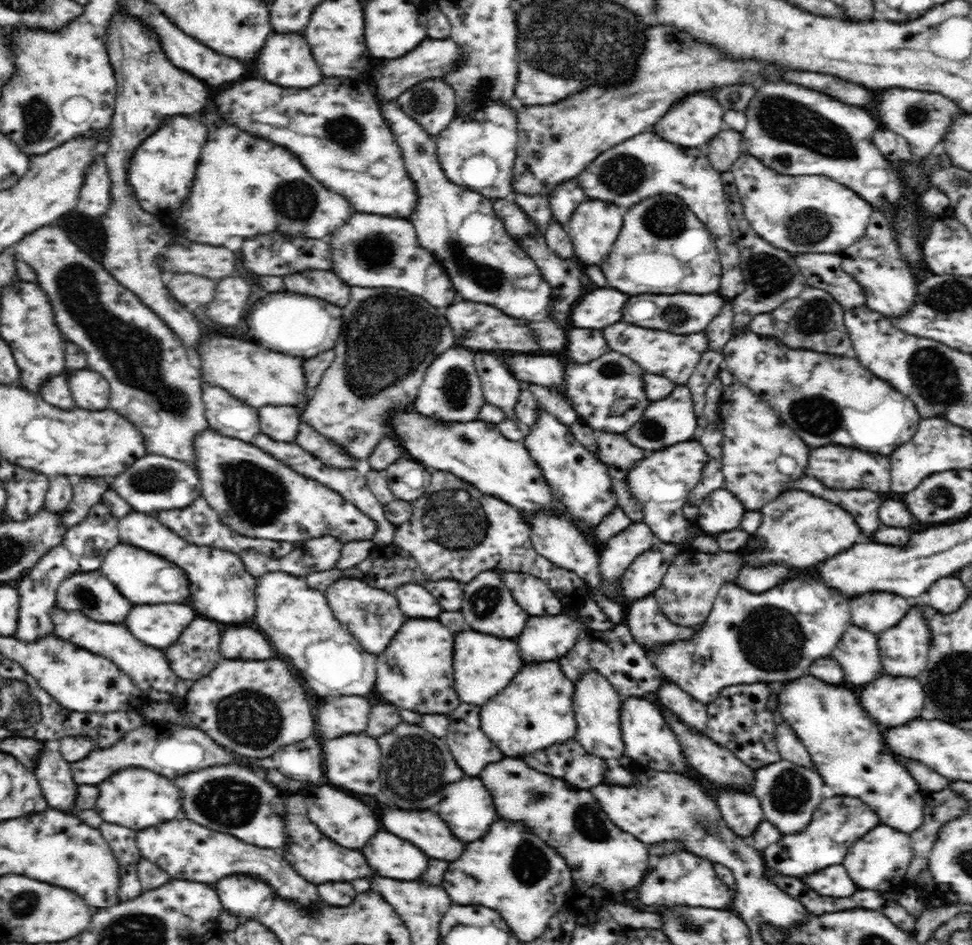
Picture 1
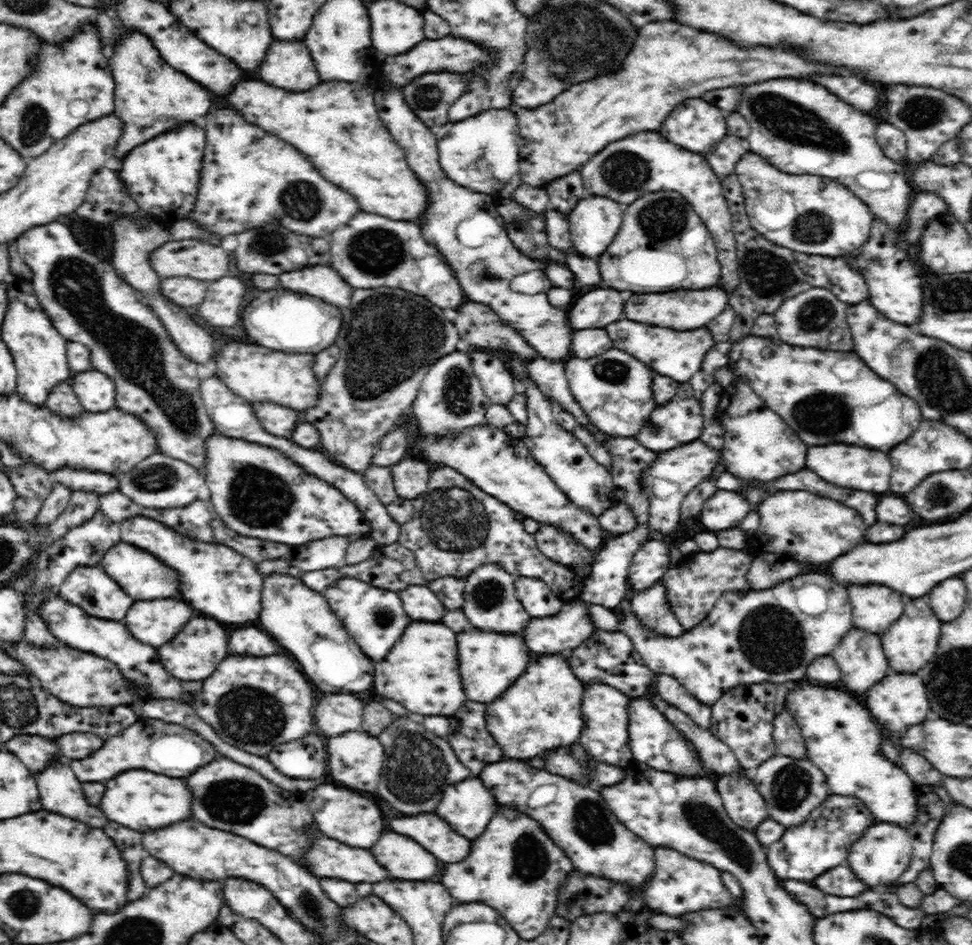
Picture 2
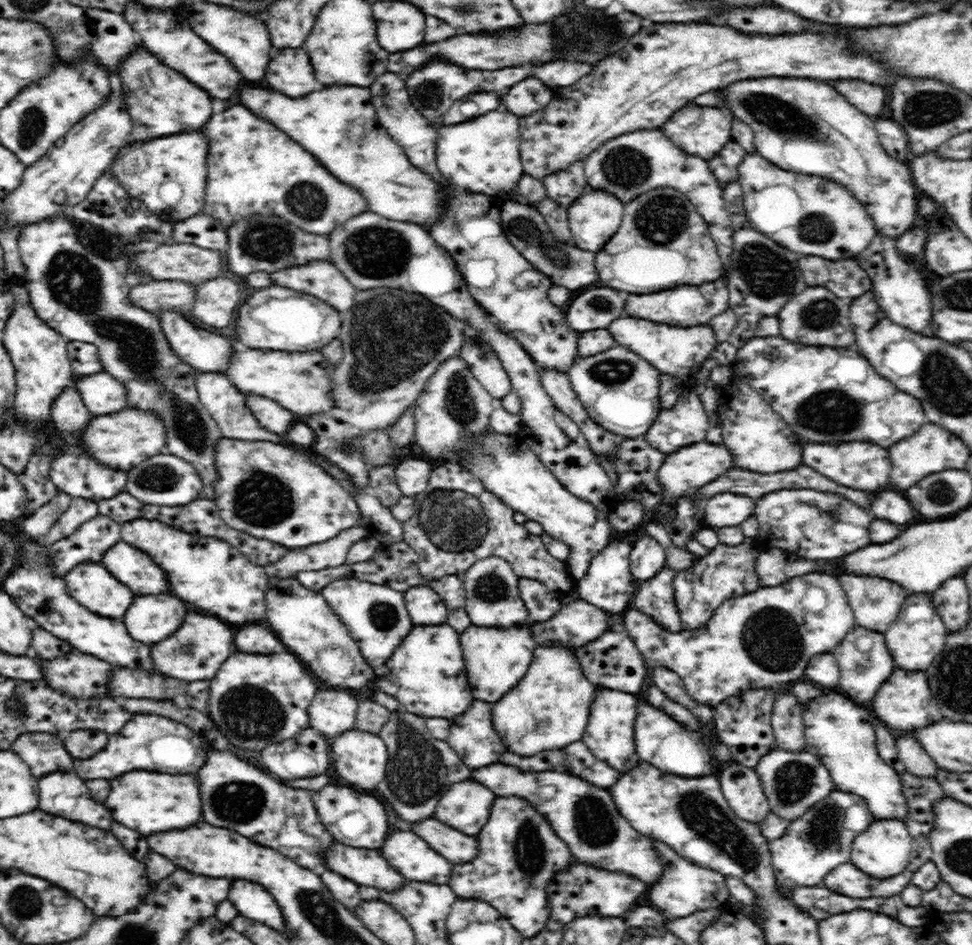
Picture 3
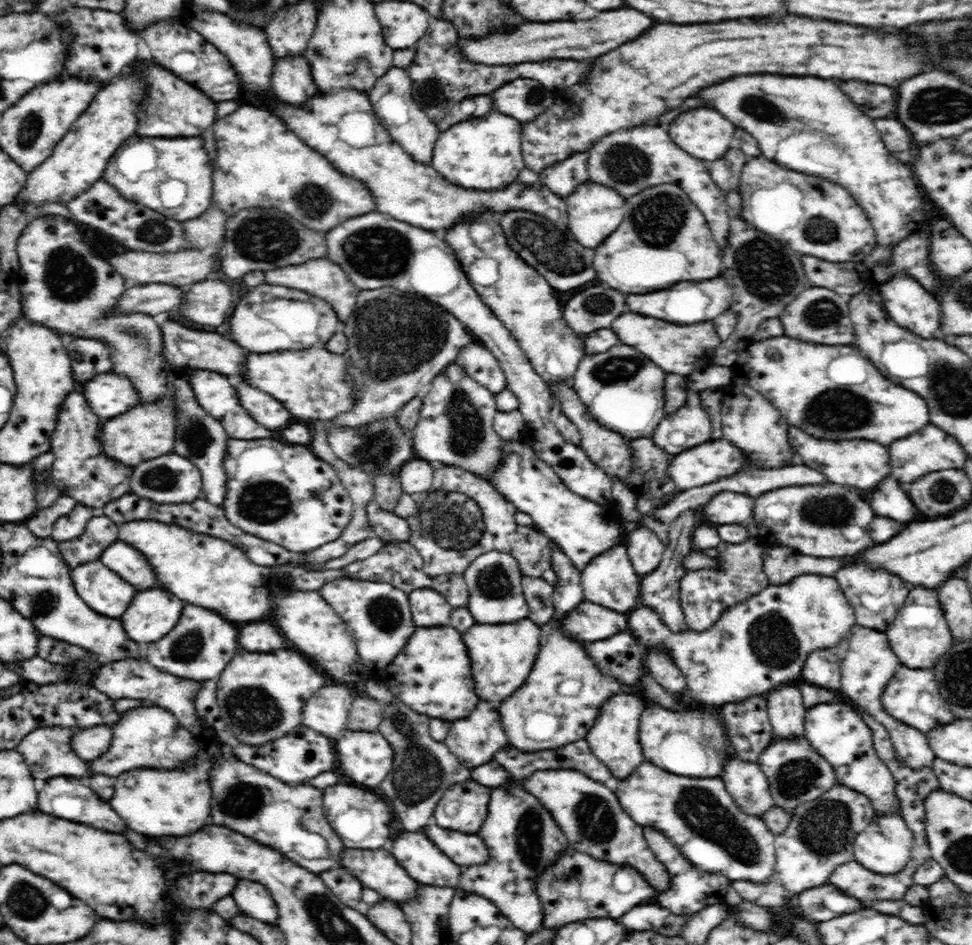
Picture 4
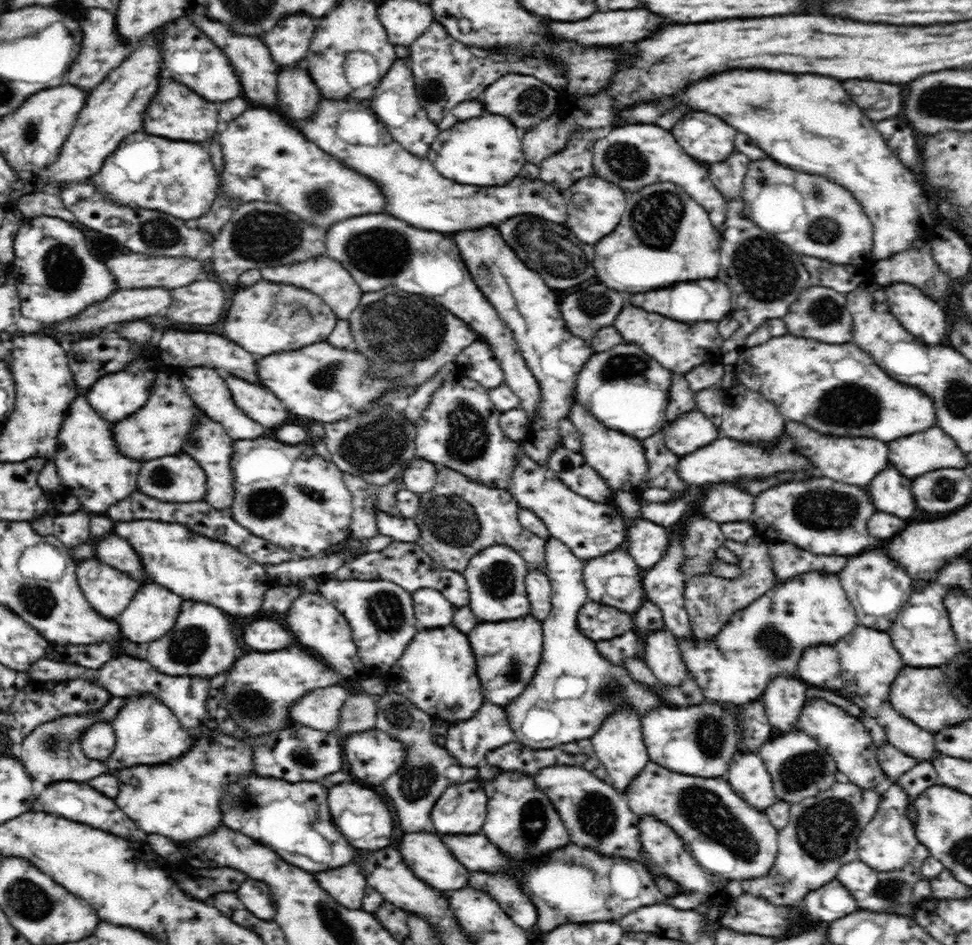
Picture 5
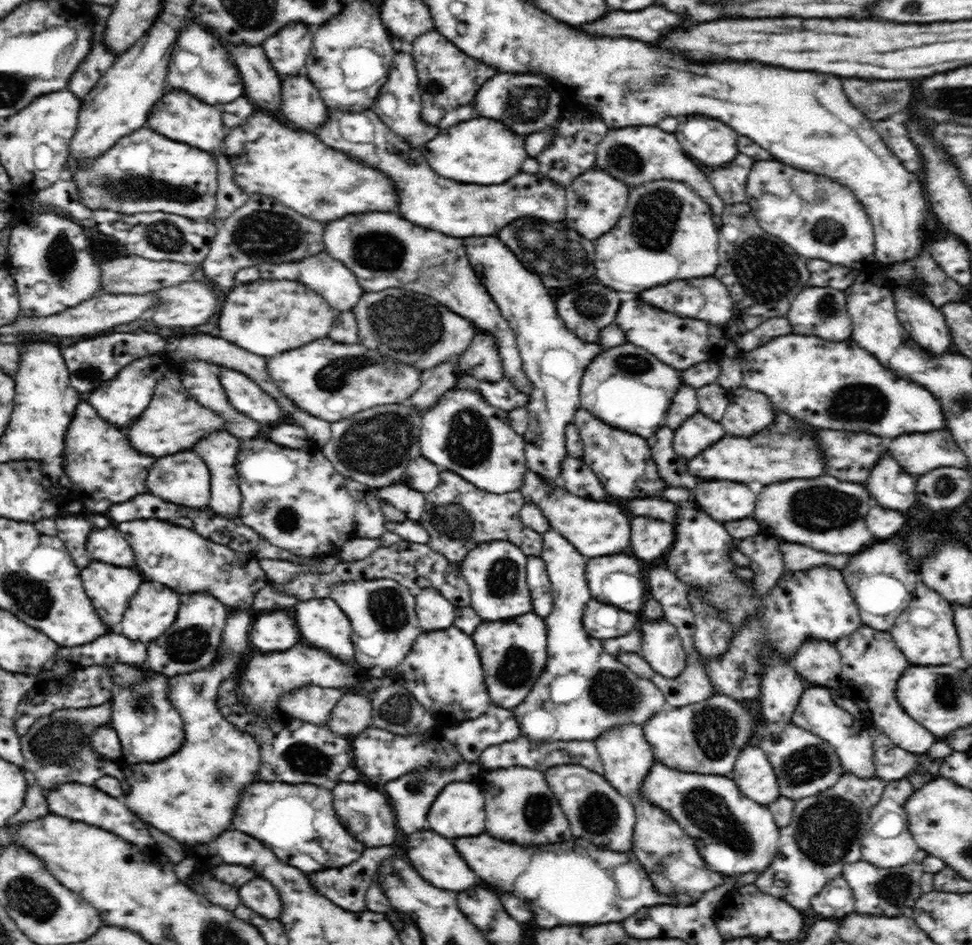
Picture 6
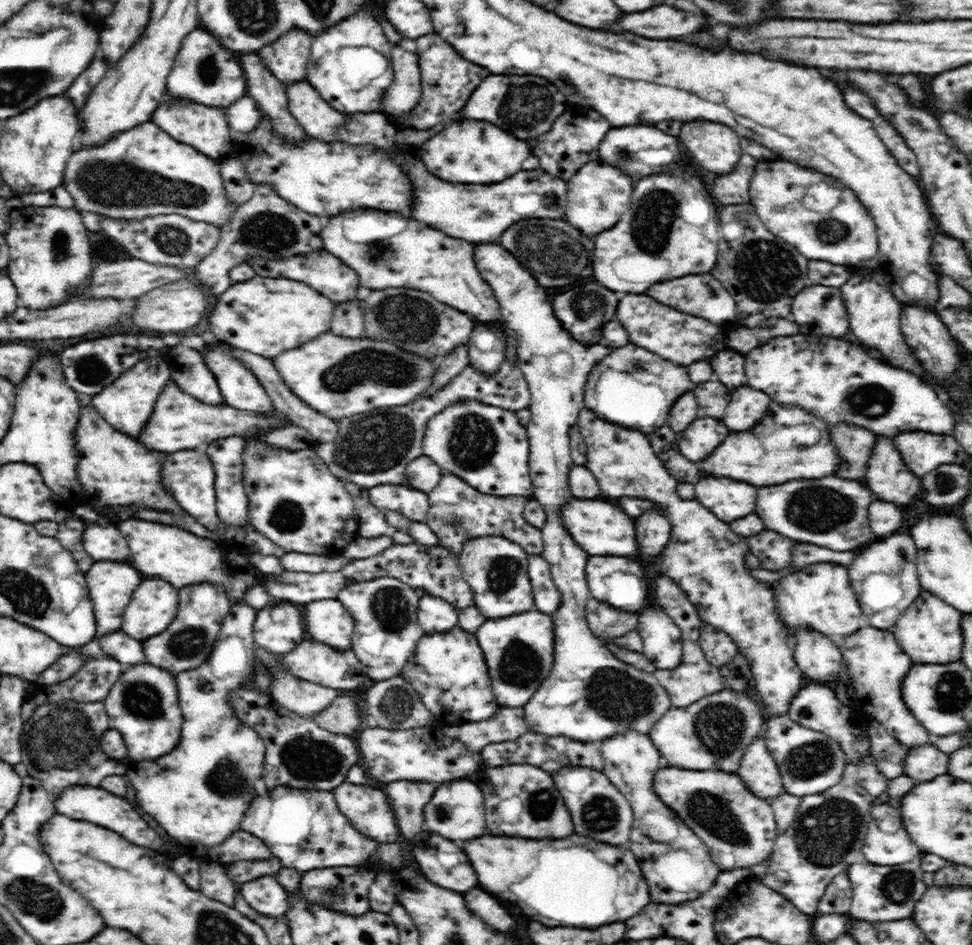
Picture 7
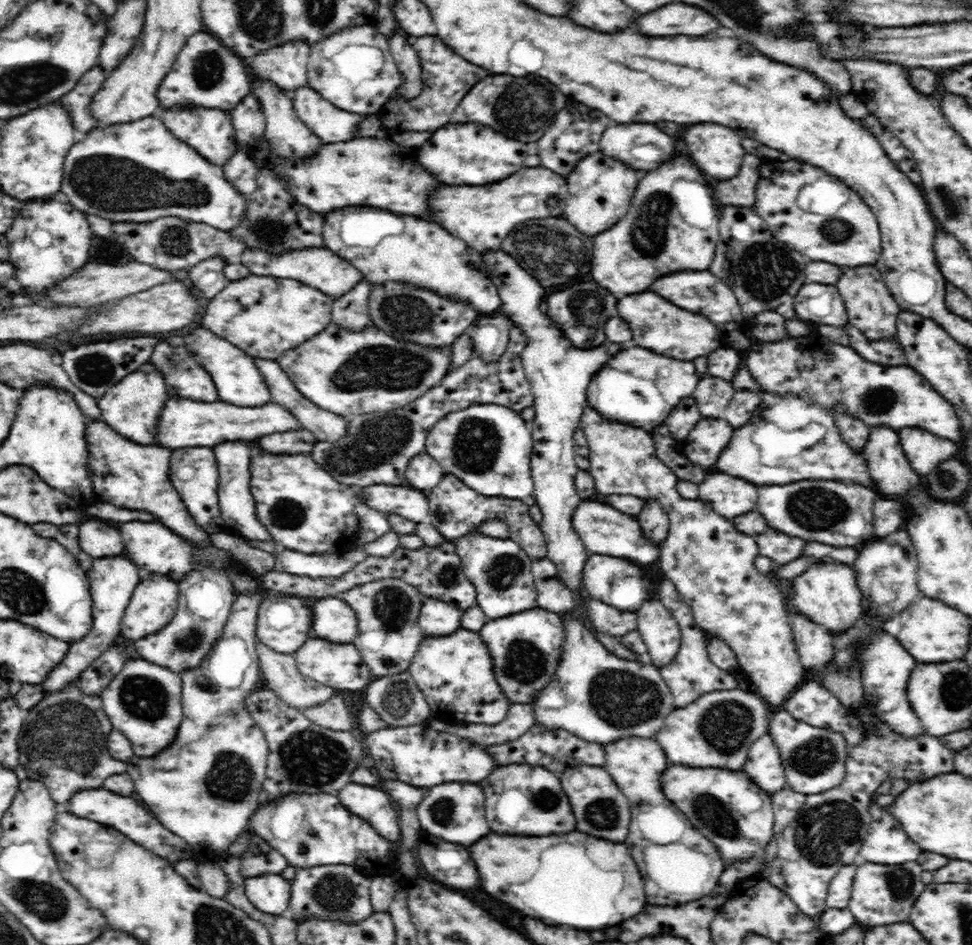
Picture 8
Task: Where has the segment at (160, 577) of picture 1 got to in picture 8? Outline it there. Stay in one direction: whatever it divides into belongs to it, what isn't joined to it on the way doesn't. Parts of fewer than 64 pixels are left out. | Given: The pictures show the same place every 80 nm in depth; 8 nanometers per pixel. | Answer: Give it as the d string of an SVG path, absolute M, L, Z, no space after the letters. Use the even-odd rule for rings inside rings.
M86 522L80 526L79 545L92 558L112 556L112 552L124 552L124 540L112 526L100 522Z

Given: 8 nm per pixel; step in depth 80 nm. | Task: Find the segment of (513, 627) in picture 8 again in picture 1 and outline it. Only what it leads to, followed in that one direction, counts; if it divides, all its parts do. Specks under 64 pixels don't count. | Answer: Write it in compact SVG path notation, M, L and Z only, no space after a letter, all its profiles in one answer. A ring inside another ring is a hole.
M460 632L456 634L456 652L452 656L455 671L455 691L462 704L476 704L482 707L494 695L503 691L523 666L519 655L519 645L515 639L486 636L480 632Z

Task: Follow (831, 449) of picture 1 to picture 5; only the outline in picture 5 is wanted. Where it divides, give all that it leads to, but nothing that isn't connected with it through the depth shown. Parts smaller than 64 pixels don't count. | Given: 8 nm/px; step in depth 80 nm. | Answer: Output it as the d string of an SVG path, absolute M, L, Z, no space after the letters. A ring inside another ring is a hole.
M786 420L785 424L792 440L800 444L800 452L804 452L804 456L808 456L812 464L816 464L816 468L832 480L840 480L844 484L868 486L872 482L872 476L876 476L876 472L880 472L880 468L888 464L887 443L877 438L834 438L834 436L822 436L798 422Z

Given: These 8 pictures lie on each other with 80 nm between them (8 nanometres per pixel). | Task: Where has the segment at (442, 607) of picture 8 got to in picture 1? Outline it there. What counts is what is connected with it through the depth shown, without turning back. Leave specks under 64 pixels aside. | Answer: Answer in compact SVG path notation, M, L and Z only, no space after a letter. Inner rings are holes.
M406 583L398 586L394 592L398 606L408 618L436 618L442 608L436 598L420 584Z

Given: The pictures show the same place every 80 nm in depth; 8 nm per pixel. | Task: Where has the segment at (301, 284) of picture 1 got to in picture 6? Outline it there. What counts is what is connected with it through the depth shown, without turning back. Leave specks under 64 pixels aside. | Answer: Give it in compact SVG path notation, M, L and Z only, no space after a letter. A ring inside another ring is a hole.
M324 252L316 254L312 258L300 260L300 262L290 262L290 264L280 264L280 266L260 264L258 270L260 270L262 278L266 278L266 280L296 280L296 282L304 284L306 288L318 292L319 296L324 296L328 300L328 304L337 312L354 311L364 294L354 273L340 260L335 260Z

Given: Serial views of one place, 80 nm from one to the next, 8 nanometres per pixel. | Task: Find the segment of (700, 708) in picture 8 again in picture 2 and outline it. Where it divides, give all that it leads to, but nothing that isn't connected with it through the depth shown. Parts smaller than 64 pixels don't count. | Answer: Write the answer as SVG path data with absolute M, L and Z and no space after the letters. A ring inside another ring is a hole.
M643 697L631 698L628 710L628 745L631 748L634 762L640 762L660 772L670 772L676 775L704 776L708 774L700 765L695 748L659 712L651 700Z

